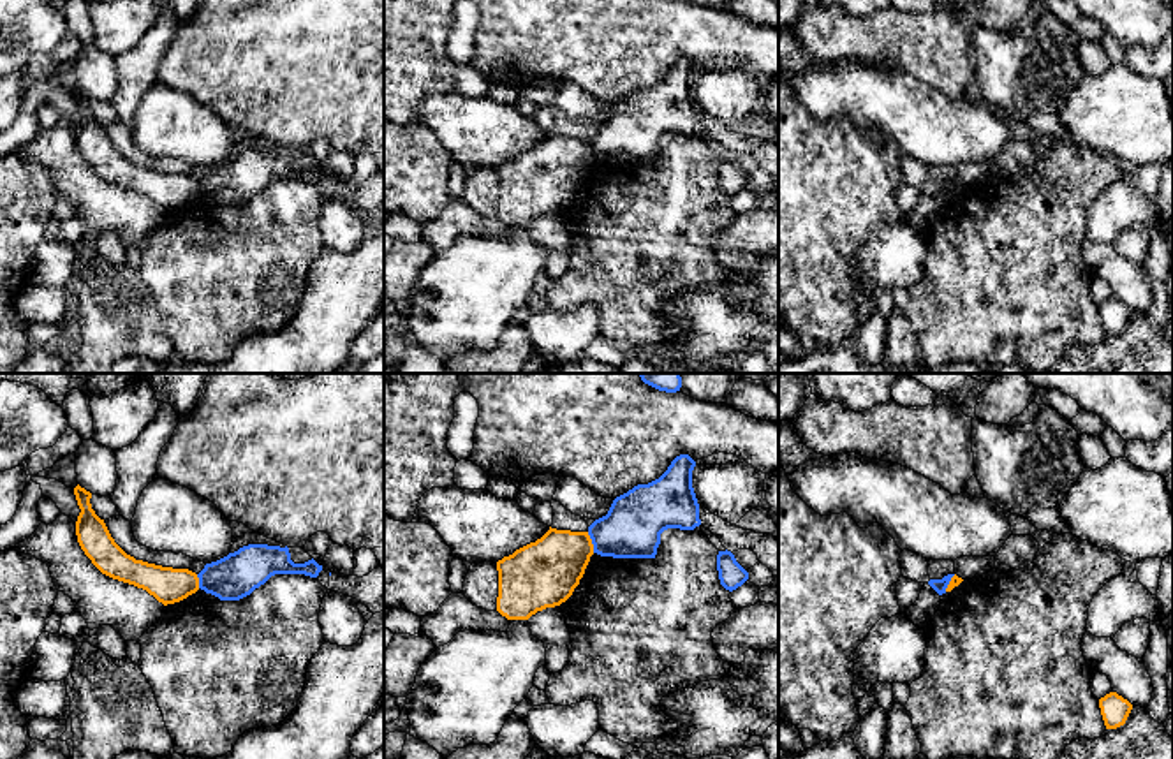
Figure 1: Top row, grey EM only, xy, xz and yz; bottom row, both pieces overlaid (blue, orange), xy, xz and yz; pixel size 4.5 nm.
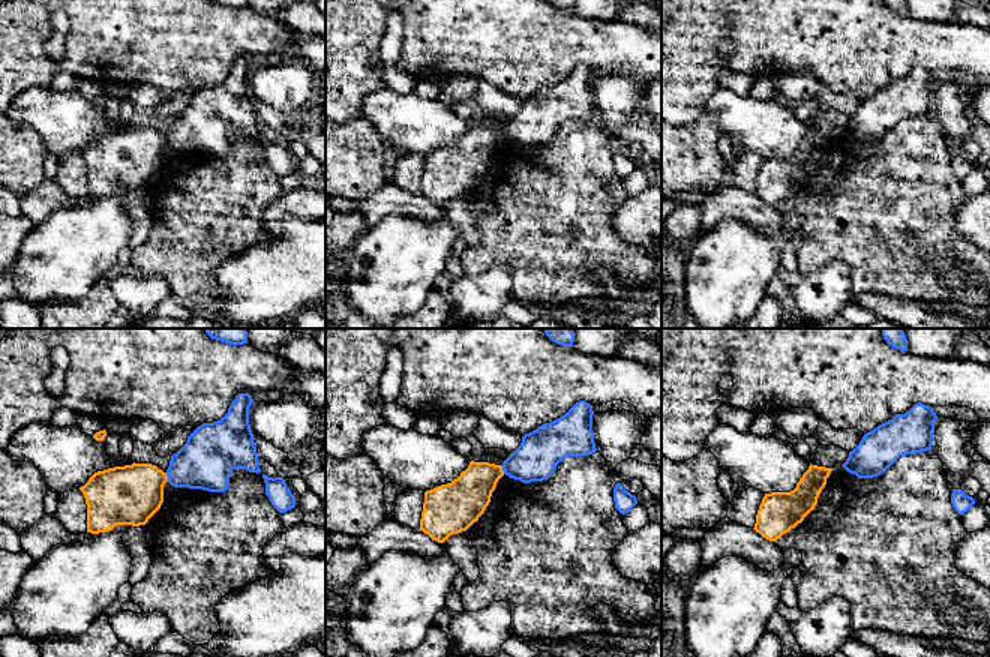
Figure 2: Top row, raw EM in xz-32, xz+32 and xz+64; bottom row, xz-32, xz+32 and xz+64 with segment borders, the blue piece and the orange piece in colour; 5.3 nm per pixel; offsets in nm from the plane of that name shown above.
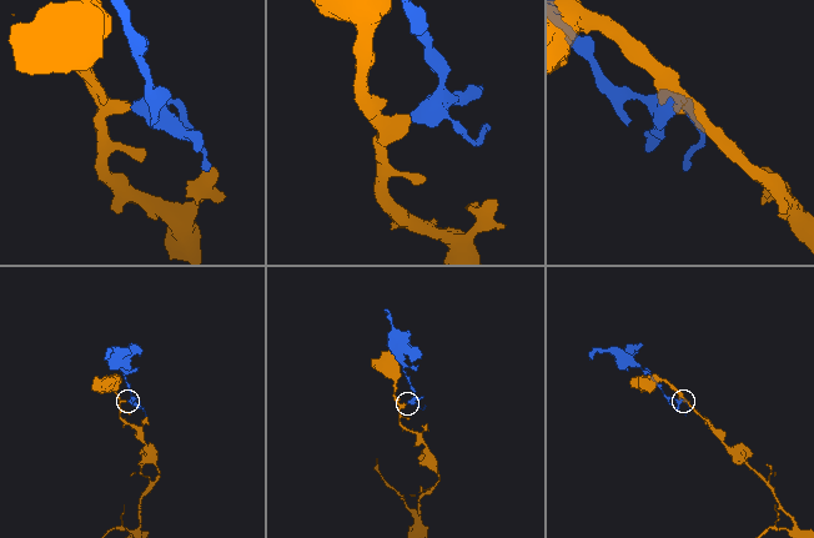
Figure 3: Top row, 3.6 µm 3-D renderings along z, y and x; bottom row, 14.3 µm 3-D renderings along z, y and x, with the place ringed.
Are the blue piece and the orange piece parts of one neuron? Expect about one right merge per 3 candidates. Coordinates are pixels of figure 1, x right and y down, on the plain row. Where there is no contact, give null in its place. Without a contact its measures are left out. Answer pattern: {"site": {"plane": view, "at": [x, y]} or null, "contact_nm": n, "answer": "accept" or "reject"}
{"site": {"plane": "xz", "at": [592, 148]}, "contact_nm": 100, "answer": "reject"}

